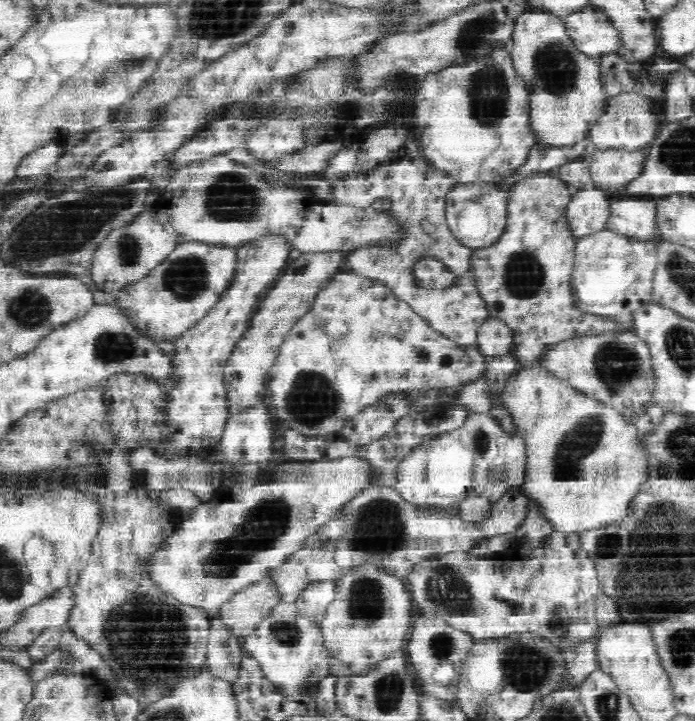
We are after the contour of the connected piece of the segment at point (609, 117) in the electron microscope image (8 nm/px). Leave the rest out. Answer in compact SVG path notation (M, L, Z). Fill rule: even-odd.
M624 92L609 99L607 112L600 116L589 130L588 137L600 150L626 148L626 150L645 150L658 132L658 120L650 111L650 100L636 93Z

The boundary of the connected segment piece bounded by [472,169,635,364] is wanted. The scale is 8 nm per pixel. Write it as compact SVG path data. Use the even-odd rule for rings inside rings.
M556 170L536 172L515 182L508 192L507 227L501 239L492 246L475 249L472 257L472 277L476 281L482 298L488 303L491 316L502 317L512 329L514 351L520 364L539 364L539 357L547 345L553 345L567 337L584 334L601 335L608 331L632 331L635 322L616 322L614 317L607 318L596 314L586 314L574 307L574 297L570 294L570 274L575 258L574 236L570 221L565 215L572 195L577 187L564 180Z

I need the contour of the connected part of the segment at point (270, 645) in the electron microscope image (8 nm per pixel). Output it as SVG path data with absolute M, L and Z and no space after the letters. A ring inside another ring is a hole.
M294 602L278 603L270 614L256 625L252 634L244 636L244 650L256 658L262 666L262 672L274 684L282 684L282 688L294 688L294 692L310 692L322 677L326 668L327 652L322 644L321 628L317 622L308 622L310 618L298 610Z

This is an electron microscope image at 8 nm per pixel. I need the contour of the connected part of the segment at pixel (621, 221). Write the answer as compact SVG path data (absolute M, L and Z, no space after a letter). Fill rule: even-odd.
M622 196L613 198L613 207L607 228L622 233L624 236L630 236L638 240L650 240L658 234L657 230L657 202L647 196Z

